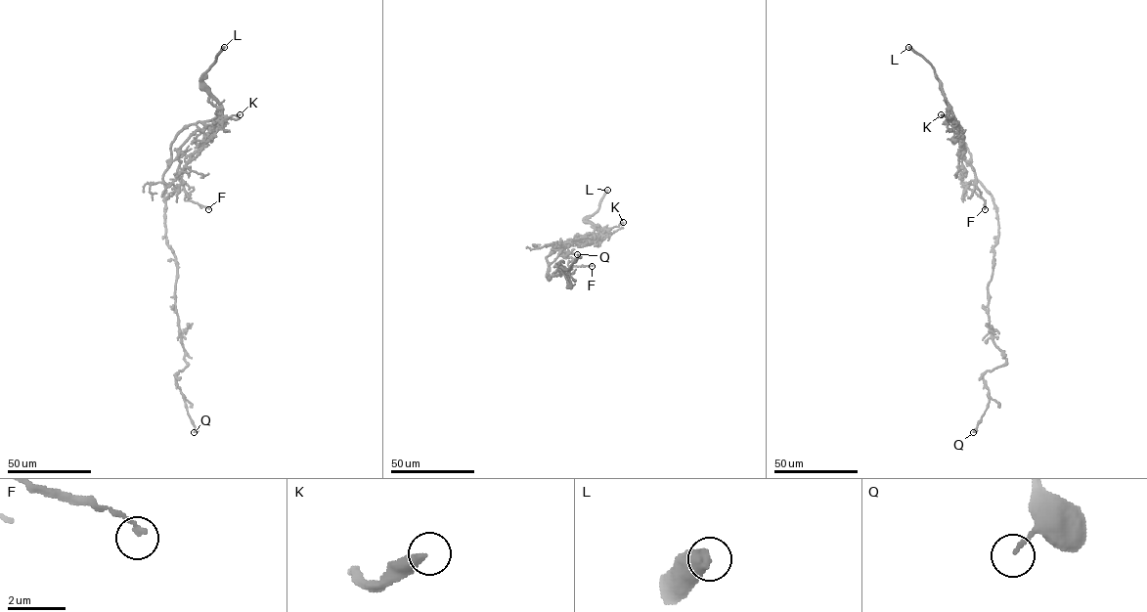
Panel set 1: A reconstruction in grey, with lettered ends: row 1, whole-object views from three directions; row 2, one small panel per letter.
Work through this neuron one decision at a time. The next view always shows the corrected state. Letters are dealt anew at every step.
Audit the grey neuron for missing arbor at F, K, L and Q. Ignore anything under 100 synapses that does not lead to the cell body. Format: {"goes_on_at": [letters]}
{"goes_on_at": ["L"]}

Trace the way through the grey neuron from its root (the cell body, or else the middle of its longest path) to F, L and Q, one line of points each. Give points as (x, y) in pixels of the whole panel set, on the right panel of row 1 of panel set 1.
F: (998, 226), (992, 196), (964, 158), (974, 169), (985, 209)
L: (998, 226), (992, 196), (976, 178), (971, 164), (963, 158), (957, 124), (945, 101), (935, 69), (908, 47)
Q: (998, 226), (988, 287), (988, 315), (992, 341), (1005, 362), (983, 374), (989, 402), (973, 432)

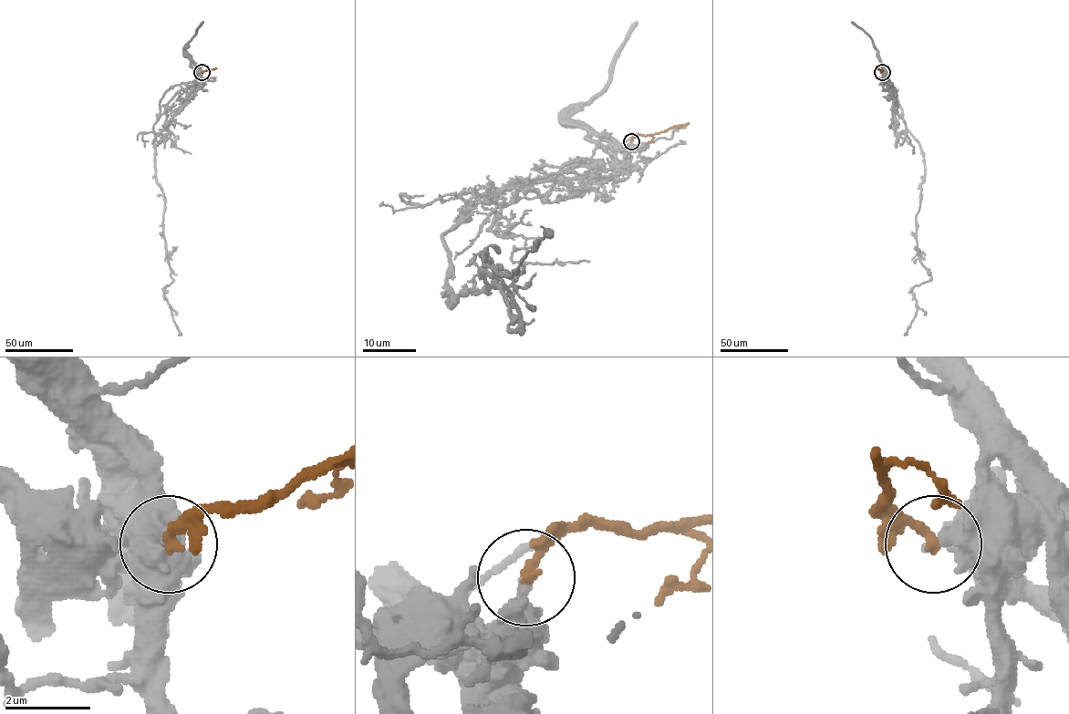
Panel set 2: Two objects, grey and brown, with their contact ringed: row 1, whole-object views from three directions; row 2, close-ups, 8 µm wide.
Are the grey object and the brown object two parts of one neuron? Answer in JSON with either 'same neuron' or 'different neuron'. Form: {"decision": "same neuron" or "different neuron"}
{"decision": "same neuron"}

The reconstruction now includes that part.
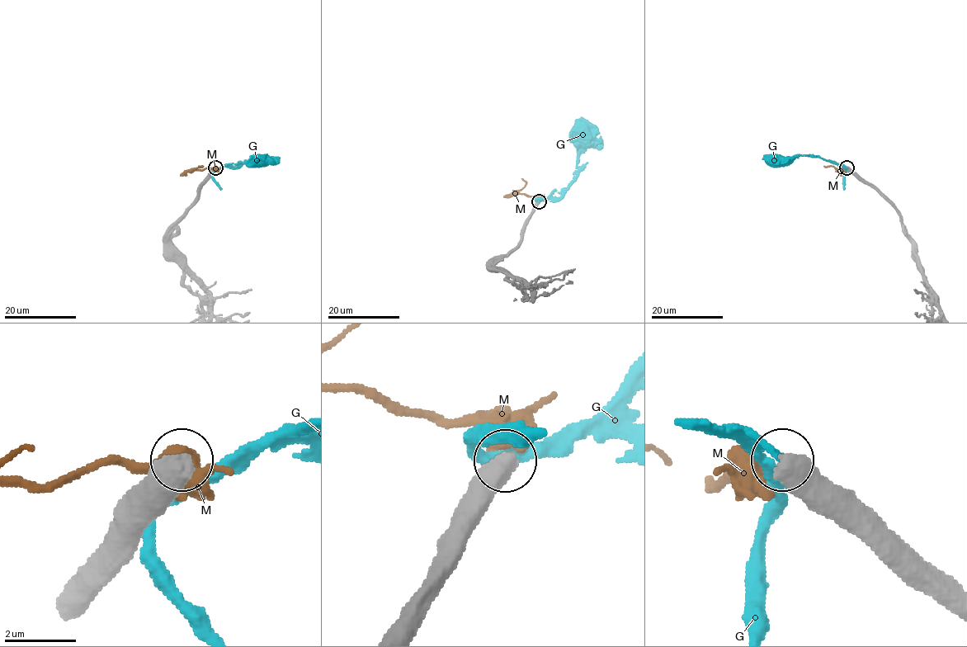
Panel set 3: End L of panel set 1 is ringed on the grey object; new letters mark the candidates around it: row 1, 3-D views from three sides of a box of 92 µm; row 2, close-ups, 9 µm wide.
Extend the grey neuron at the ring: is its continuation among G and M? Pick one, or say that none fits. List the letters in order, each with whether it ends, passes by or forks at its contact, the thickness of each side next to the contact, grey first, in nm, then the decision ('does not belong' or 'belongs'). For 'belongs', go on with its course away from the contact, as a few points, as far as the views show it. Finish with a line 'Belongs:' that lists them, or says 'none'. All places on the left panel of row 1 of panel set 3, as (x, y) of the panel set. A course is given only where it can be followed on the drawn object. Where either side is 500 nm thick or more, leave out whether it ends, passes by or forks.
G: calibres 700 and 360 nm; does not belong
M: calibres 700 and 700 nm; does not belong
Belongs: none

